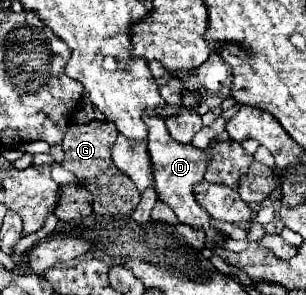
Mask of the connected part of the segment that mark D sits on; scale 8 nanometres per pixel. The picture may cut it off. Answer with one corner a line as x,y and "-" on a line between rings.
145,116
145,124
149,128
149,138
147,138
149,144
147,144
147,150
149,150
149,156
153,160
153,168
157,168
157,184
155,184
155,188
157,188
159,200
163,200
165,204
169,204
173,208
173,212
177,214
179,222
191,224
195,228
203,228
207,242
209,244
215,244
217,248
223,248
223,244
227,242
227,236
219,228
215,228
211,224
211,216
197,202
197,198
193,194
195,184
203,180
205,170
207,170
207,164
209,164
209,158
207,158
205,150
195,148
193,144
177,144
171,138
171,134
167,132
165,122
159,120
157,116

